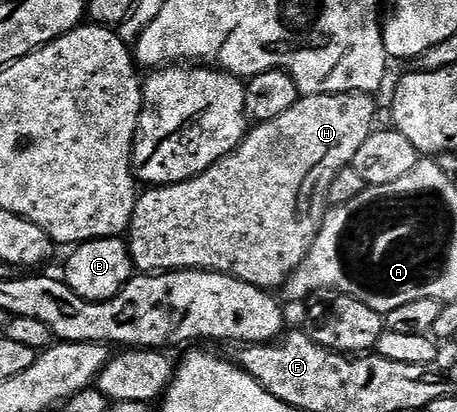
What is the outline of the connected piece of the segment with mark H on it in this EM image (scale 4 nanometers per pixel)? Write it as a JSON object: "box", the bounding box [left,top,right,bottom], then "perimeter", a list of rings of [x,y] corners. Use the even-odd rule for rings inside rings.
{"box":[126,92,373,290],"perimeter":[[[347,92],[346,94],[318,94],[317,96],[300,96],[284,114],[278,114],[278,118],[265,120],[257,123],[256,128],[247,133],[240,145],[227,156],[222,157],[214,166],[206,171],[199,172],[189,180],[183,180],[177,184],[166,184],[163,186],[152,186],[147,189],[144,197],[137,199],[132,205],[132,219],[128,222],[126,233],[126,245],[128,254],[133,265],[141,273],[151,274],[154,272],[174,272],[177,268],[199,268],[201,270],[215,270],[224,272],[227,276],[233,276],[242,282],[253,284],[265,290],[279,289],[285,280],[292,274],[296,267],[304,259],[309,244],[316,231],[316,220],[312,218],[312,202],[318,186],[313,176],[319,169],[326,170],[329,174],[347,167],[356,153],[358,146],[368,137],[373,129],[372,124],[372,100],[371,95],[363,92]]]}

